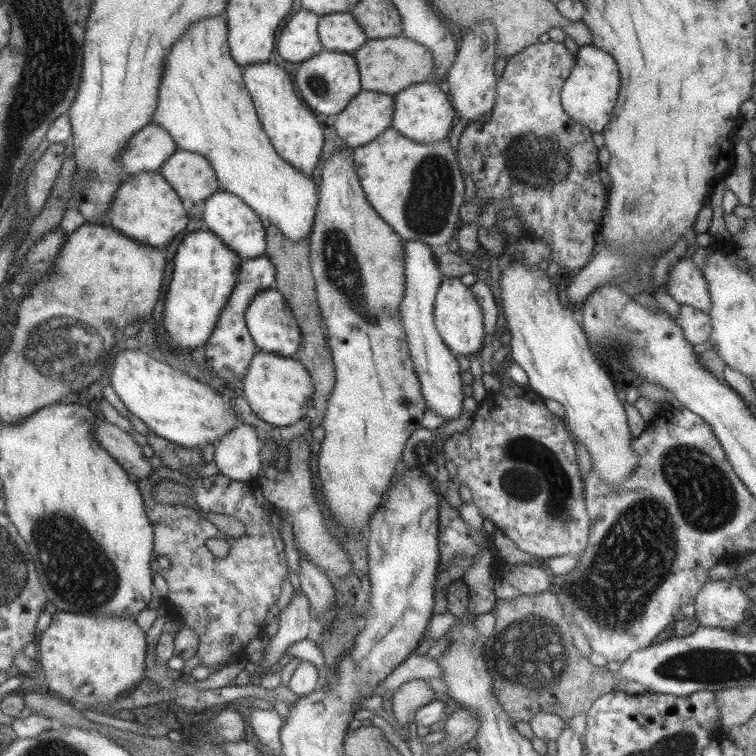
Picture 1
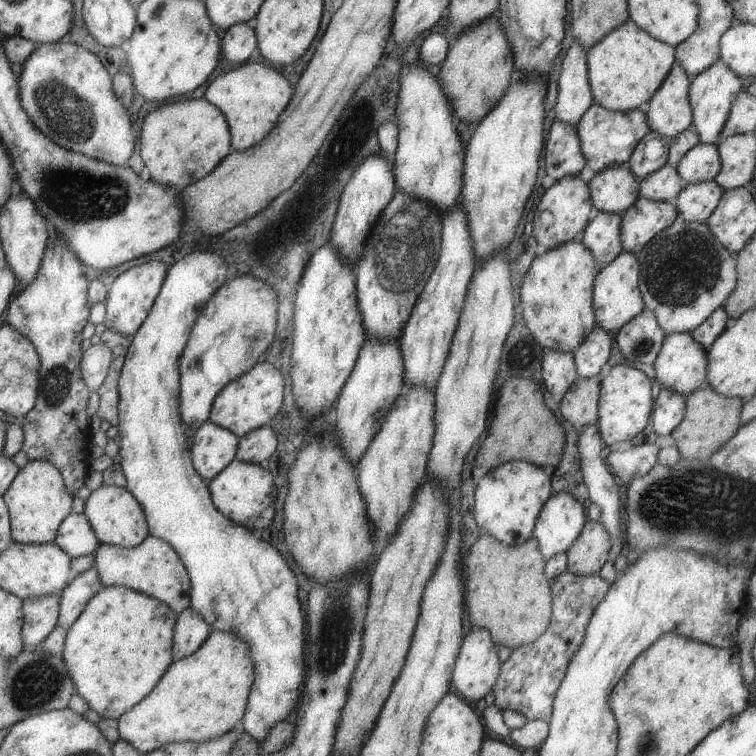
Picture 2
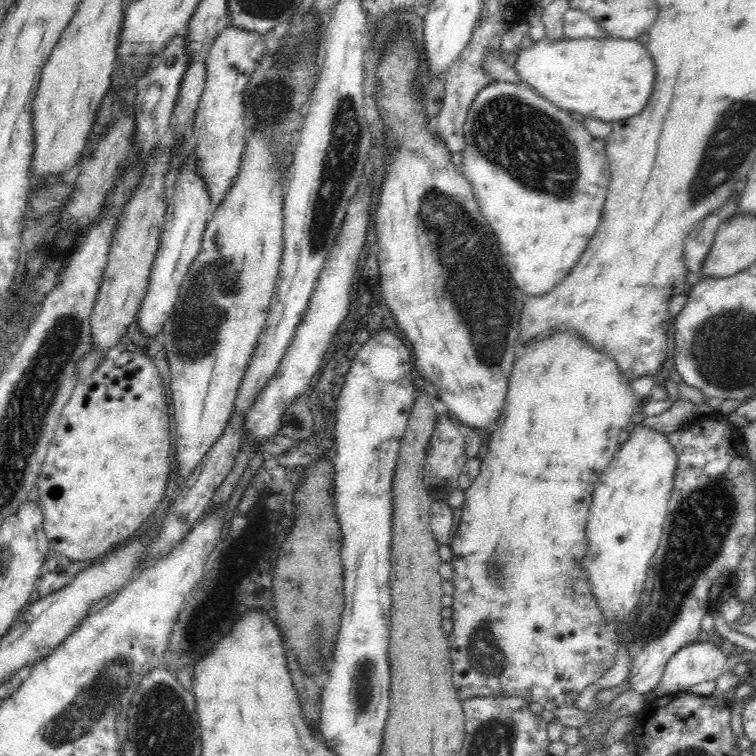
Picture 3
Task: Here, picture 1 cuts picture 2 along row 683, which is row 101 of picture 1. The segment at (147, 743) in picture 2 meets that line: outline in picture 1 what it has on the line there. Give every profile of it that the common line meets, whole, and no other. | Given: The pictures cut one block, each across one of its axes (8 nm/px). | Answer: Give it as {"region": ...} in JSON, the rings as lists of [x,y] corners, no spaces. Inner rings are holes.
{"region":[[[218,16],[199,18],[173,42],[169,54],[165,56],[161,82],[157,86],[157,106],[150,122],[169,133],[176,149],[197,152],[203,156],[211,164],[220,190],[243,200],[253,209],[264,229],[274,227],[285,239],[293,242],[308,239],[314,222],[315,206],[318,205],[318,188],[311,177],[304,176],[278,156],[261,128],[253,101],[245,89],[242,67],[229,54],[227,25]]]}

